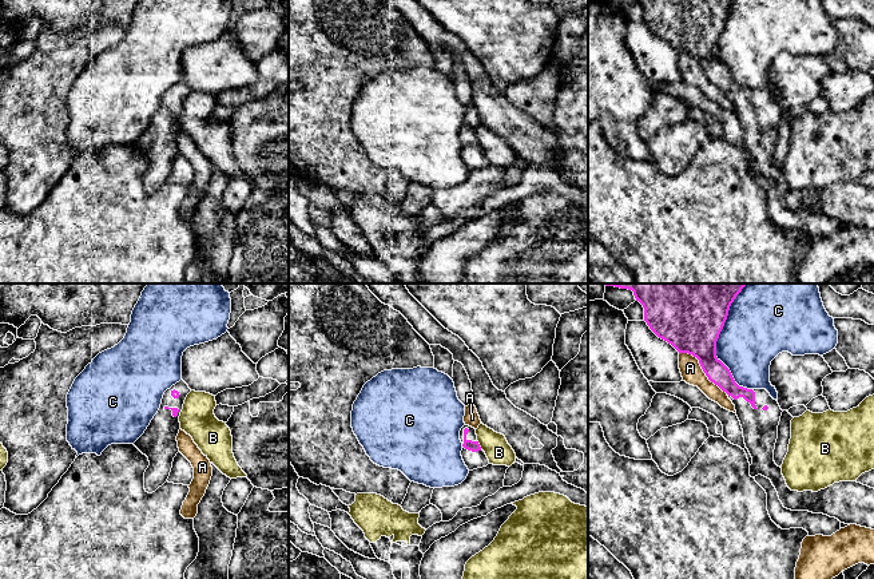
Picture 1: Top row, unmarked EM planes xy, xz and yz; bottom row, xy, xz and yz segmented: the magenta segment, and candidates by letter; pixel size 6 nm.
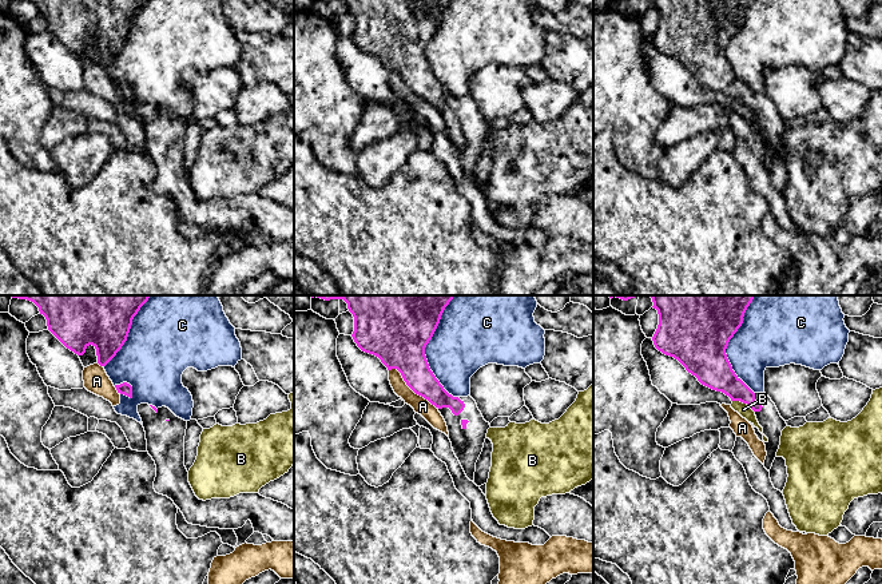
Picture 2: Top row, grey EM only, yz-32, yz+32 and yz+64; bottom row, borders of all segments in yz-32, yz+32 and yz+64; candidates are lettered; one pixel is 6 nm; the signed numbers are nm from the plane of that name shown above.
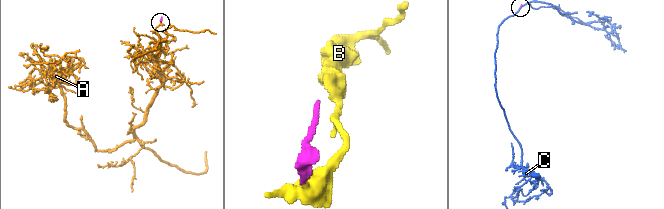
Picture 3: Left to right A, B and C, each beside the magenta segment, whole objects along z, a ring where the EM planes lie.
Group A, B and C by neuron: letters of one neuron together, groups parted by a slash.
A / B / C

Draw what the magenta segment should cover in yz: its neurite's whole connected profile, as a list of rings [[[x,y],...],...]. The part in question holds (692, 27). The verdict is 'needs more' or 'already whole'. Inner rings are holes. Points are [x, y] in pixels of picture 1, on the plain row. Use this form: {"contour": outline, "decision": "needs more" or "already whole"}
{"contour": [[[636,0],[644,8],[644,21],[662,40],[671,44],[678,52],[692,55],[711,83],[727,94],[735,106],[736,116],[743,130],[746,148],[752,164],[750,177],[762,175],[771,181],[783,207],[791,211],[809,211],[838,219],[845,225],[857,225],[874,230],[874,189],[857,182],[839,182],[833,186],[813,191],[791,191],[782,175],[782,168],[774,162],[774,150],[778,139],[778,126],[782,110],[766,90],[747,90],[739,87],[730,70],[716,57],[716,41],[724,27],[734,0]]], "decision": "needs more"}

